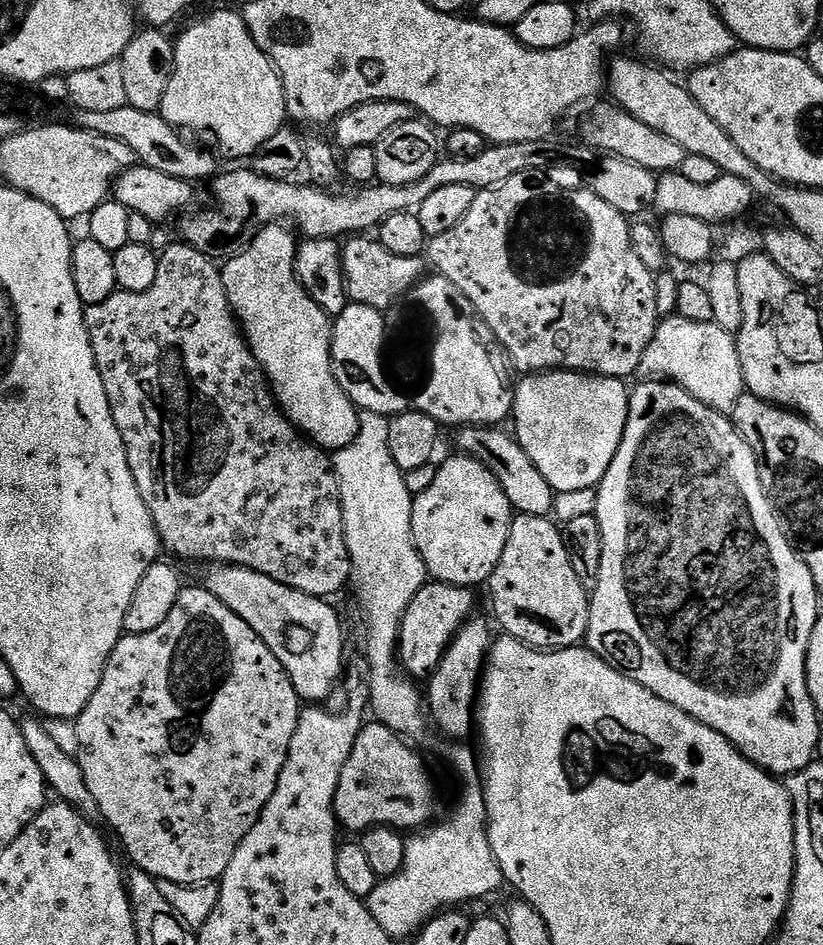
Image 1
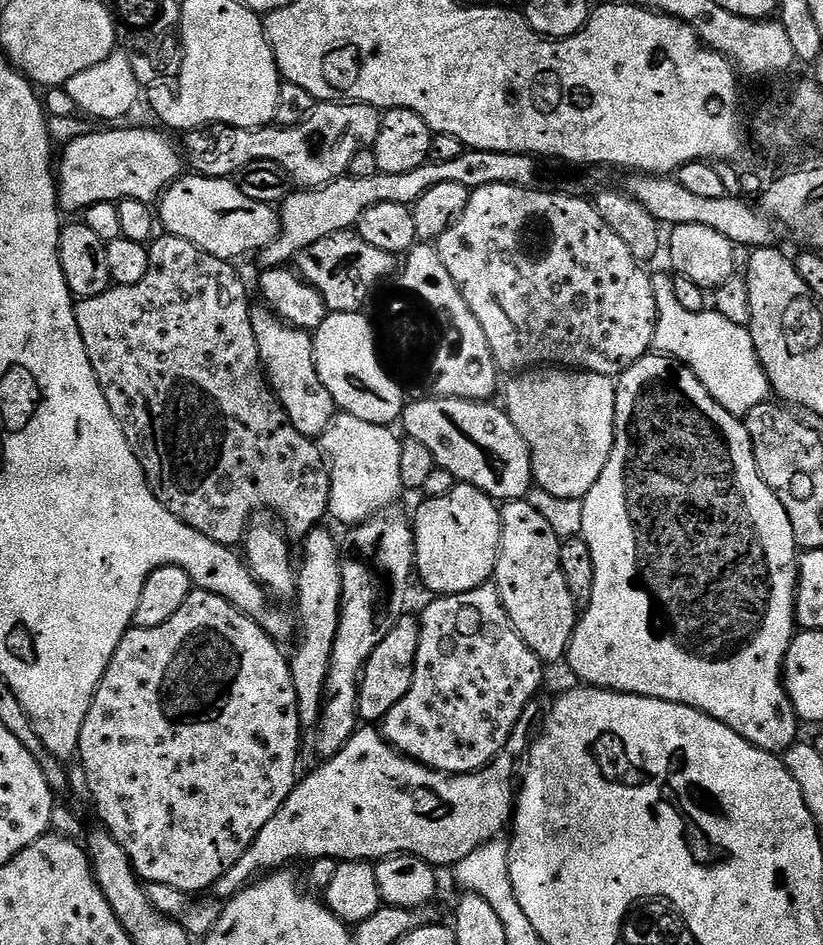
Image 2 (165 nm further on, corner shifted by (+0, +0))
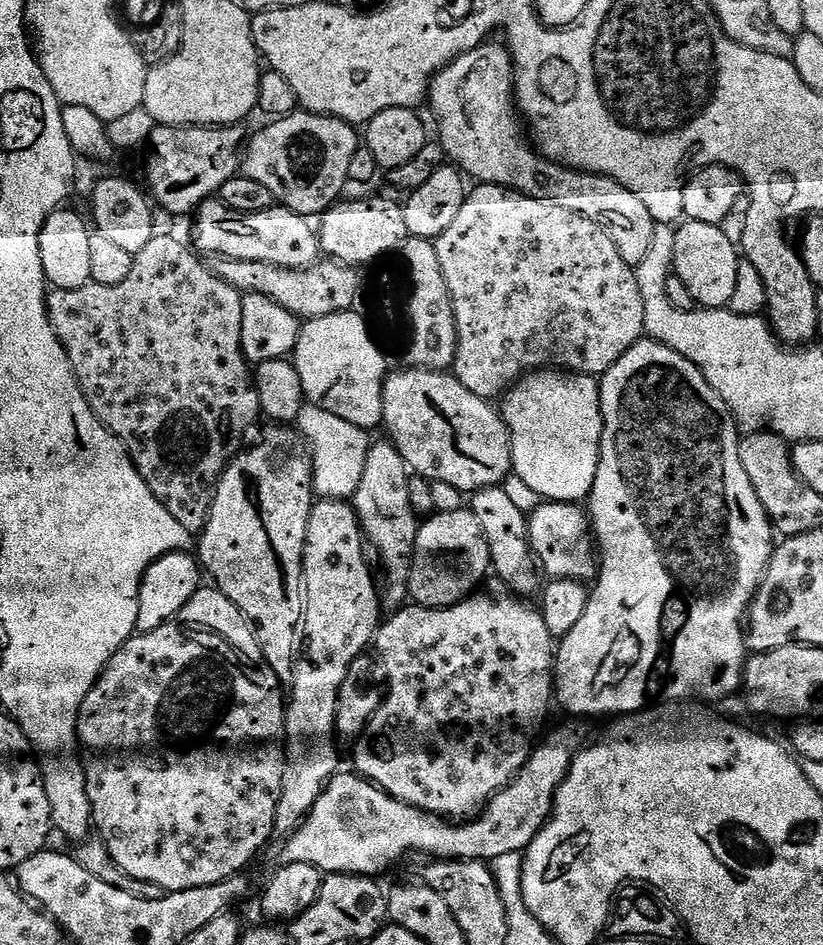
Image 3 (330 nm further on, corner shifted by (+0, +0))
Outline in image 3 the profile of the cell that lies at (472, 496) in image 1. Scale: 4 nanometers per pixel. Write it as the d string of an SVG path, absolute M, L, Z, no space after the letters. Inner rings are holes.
M465 507L453 512L436 512L427 517L418 530L412 576L408 580L411 599L427 608L456 604L477 591L478 585L489 575L491 563L492 550L486 542L486 534L482 534L482 526L471 510Z

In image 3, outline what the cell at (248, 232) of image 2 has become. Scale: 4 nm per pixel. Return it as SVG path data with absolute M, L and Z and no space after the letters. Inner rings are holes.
M213 198L205 200L196 209L194 219L197 244L195 247L201 253L213 252L216 258L270 262L279 268L311 268L322 256L317 225L309 217L300 216L283 206L243 212L232 210L218 198Z

